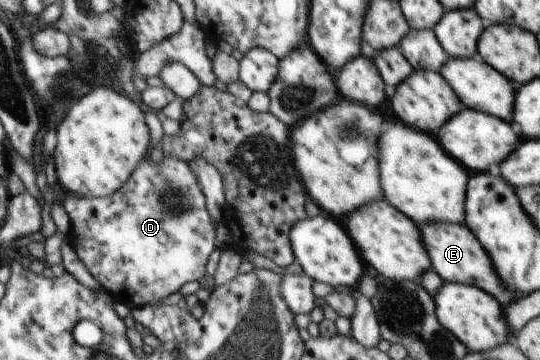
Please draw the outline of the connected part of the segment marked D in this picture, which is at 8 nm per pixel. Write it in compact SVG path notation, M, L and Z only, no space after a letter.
M164 157L163 160L160 160L160 164L156 164L151 159L146 159L146 162L137 166L133 176L122 185L122 188L117 190L116 193L110 194L110 196L86 198L69 194L61 201L66 214L70 218L71 229L68 234L68 241L80 258L80 262L116 300L132 309L141 309L146 305L162 305L162 302L166 302L166 298L174 298L174 294L182 294L182 290L186 290L186 286L190 286L190 282L194 282L194 280L198 282L200 278L202 278L202 282L206 282L206 278L210 278L210 258L214 258L214 250L219 248L219 244L216 242L218 222L214 222L214 218L210 218L210 198L206 198L206 190L202 190L202 180L198 180L190 163L182 162L178 158Z

